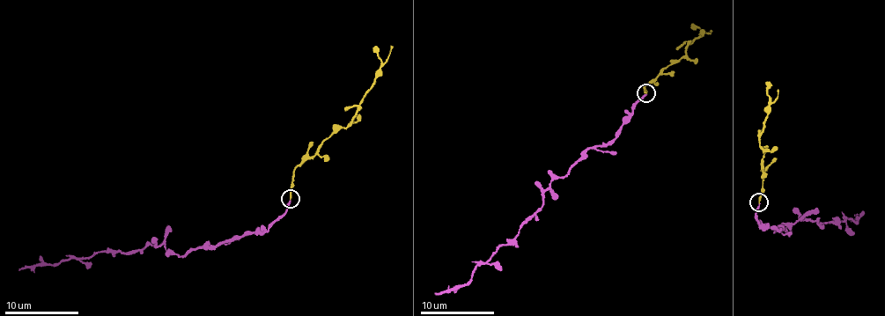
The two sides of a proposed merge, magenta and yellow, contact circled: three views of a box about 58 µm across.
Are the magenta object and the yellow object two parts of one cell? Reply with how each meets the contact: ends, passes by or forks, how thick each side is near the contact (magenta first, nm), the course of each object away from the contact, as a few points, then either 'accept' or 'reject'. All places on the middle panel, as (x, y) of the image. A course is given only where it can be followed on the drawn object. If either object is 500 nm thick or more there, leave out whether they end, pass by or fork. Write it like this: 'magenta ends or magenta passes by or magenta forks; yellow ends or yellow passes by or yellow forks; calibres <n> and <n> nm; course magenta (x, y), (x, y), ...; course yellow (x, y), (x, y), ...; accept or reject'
magenta ends; yellow ends; calibres 180 and 180 nm; course magenta (646, 94), (612, 140), (586, 148), (565, 174), (555, 179), (543, 205), (466, 284), (434, 294); course yellow (646, 93), (644, 86), (682, 59), (687, 43), (698, 39), (703, 32), (695, 25), (692, 27); reject

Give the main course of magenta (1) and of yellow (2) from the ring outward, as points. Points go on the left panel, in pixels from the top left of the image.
1: (291, 200), (287, 211), (274, 224), (181, 256), (152, 244), (133, 251), (97, 253), (18, 270)
2: (291, 198), (293, 171), (314, 154), (325, 139), (353, 120), (357, 107), (381, 64), (375, 45)

